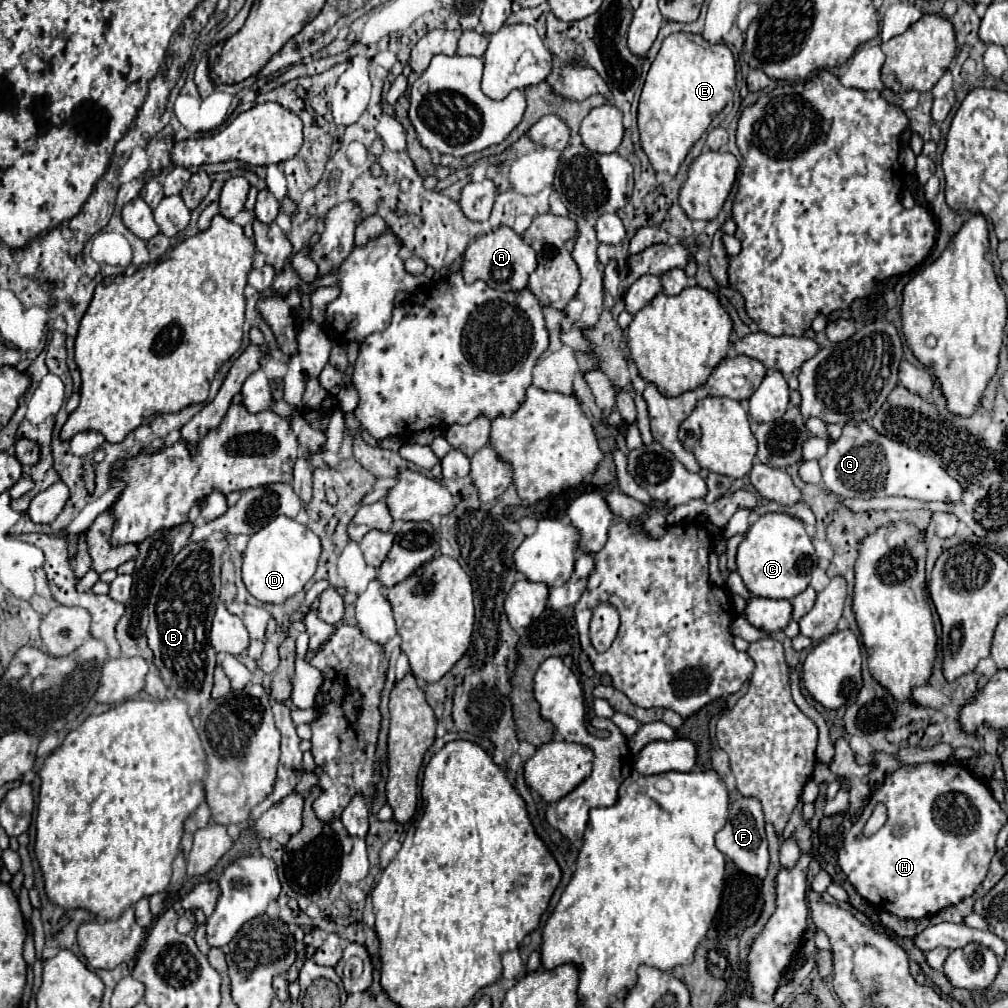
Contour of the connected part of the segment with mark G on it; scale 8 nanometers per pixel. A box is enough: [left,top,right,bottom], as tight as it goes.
[820,423,964,503]

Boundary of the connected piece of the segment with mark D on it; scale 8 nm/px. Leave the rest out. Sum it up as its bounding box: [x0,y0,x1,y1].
[242,517,322,605]

